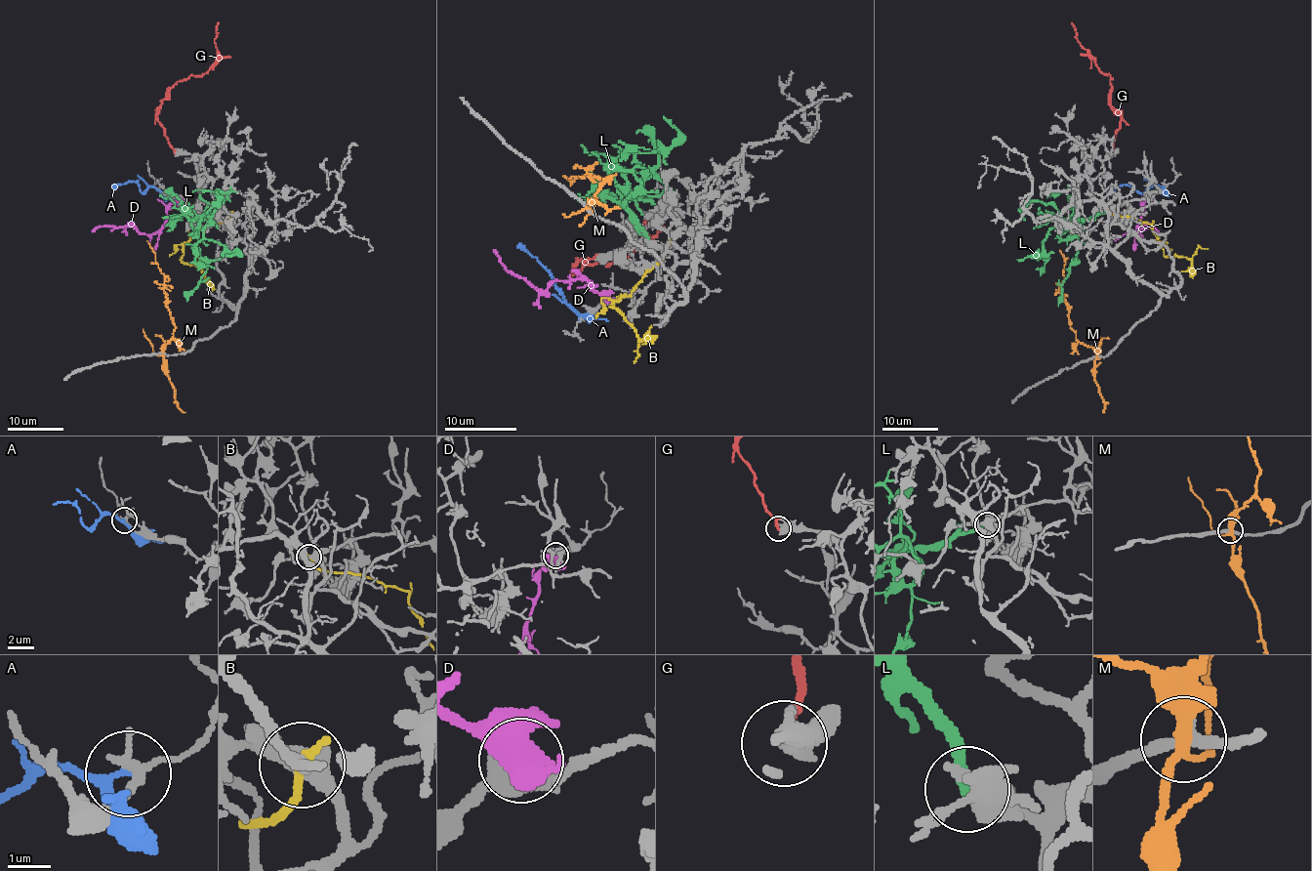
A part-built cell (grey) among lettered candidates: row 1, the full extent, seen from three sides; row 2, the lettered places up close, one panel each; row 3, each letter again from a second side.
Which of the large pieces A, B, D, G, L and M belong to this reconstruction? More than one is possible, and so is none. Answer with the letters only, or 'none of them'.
none of them

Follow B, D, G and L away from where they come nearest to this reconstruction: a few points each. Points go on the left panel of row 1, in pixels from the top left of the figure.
B: (230, 214), (225, 223), (210, 224), (198, 229), (184, 246), (181, 259), (201, 269), (200, 259), (197, 262)
D: (181, 199), (170, 205), (164, 226), (151, 234), (142, 234), (133, 225), (102, 226), (92, 231)
G: (175, 152), (158, 120), (156, 108), (172, 86), (203, 74), (217, 62), (214, 40), (219, 22)
L: (213, 213), (204, 219), (195, 215), (207, 214), (209, 218), (204, 237), (220, 242), (236, 254), (225, 254)

